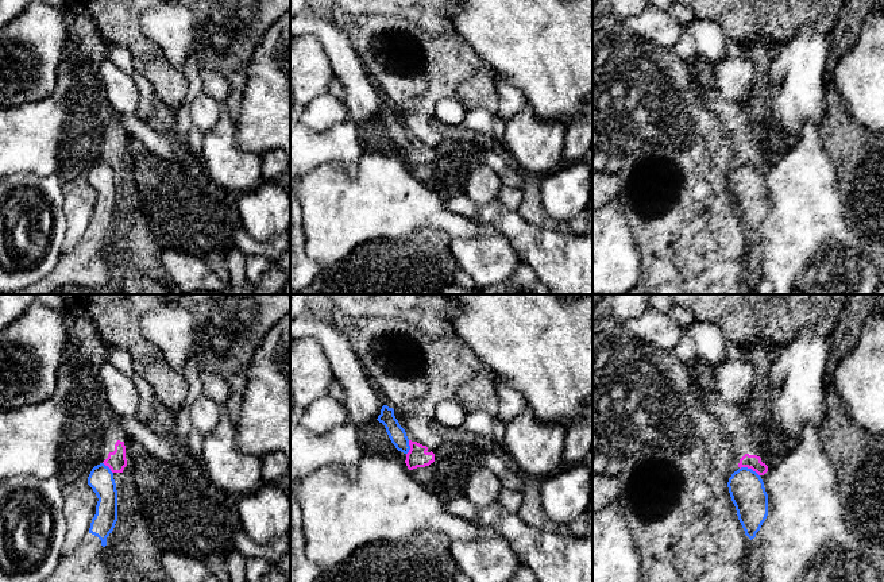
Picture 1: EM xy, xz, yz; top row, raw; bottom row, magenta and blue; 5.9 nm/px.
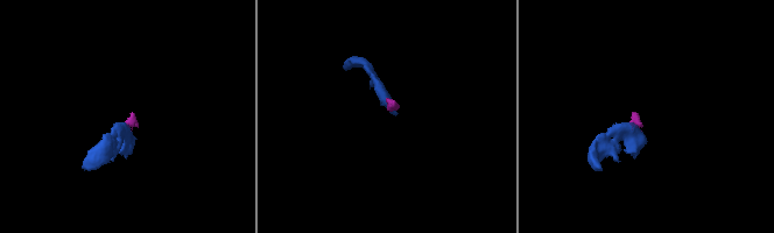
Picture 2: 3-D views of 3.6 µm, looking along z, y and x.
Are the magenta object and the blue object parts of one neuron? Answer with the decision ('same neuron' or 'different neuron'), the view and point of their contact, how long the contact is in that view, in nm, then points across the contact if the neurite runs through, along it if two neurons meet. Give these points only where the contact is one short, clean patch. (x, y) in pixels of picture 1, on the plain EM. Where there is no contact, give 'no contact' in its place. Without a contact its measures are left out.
different neuron; meets magenta in yz at (749, 165); contact 130 nm long; border along yz (740, 165), (751, 165), (759, 173)

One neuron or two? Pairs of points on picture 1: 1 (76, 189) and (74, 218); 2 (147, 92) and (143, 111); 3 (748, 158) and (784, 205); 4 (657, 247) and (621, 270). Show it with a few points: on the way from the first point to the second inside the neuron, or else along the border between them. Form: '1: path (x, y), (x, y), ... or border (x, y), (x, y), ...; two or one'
1: path (74, 196), (74, 211); one
2: path (147, 96), (147, 107); one
3: border (768, 166), (763, 172); two
4: border (629, 228), (640, 254), (640, 280); two

